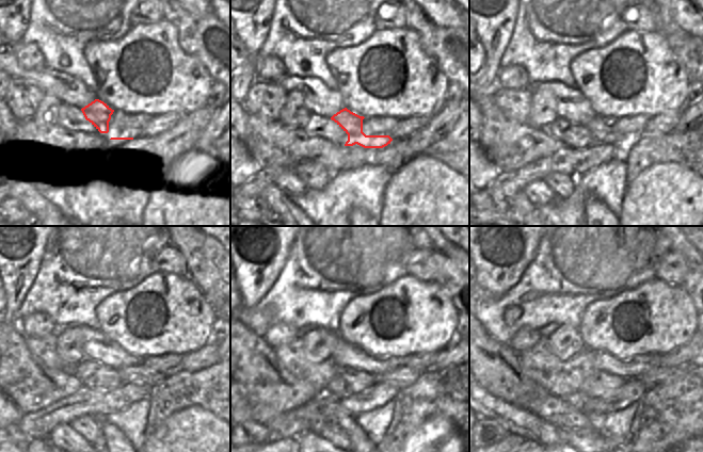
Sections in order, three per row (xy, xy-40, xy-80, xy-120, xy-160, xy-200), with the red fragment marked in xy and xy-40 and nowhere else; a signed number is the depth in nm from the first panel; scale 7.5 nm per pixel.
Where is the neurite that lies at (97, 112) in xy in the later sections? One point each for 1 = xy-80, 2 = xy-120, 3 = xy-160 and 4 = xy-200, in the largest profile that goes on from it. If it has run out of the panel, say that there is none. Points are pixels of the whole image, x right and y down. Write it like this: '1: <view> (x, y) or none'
1: xy-80 (603, 133)
2: xy-120 (140, 373)
3: xy-160 (399, 377)
4: xy-200 (656, 376)

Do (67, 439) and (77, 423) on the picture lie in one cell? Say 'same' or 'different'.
different

